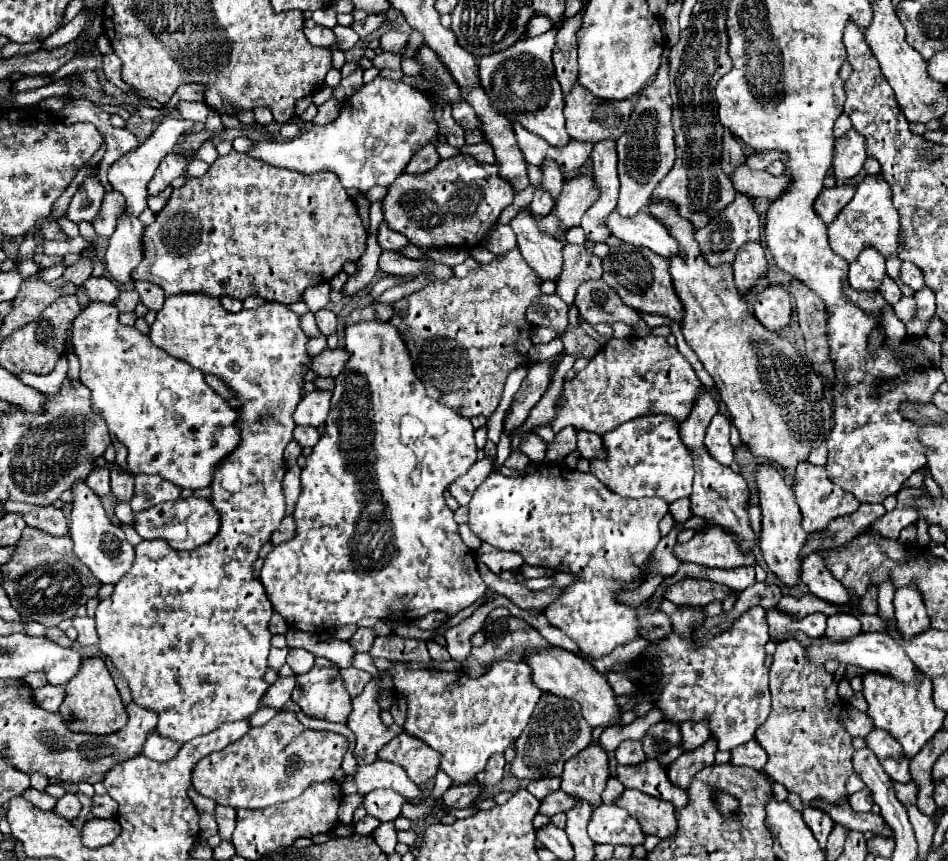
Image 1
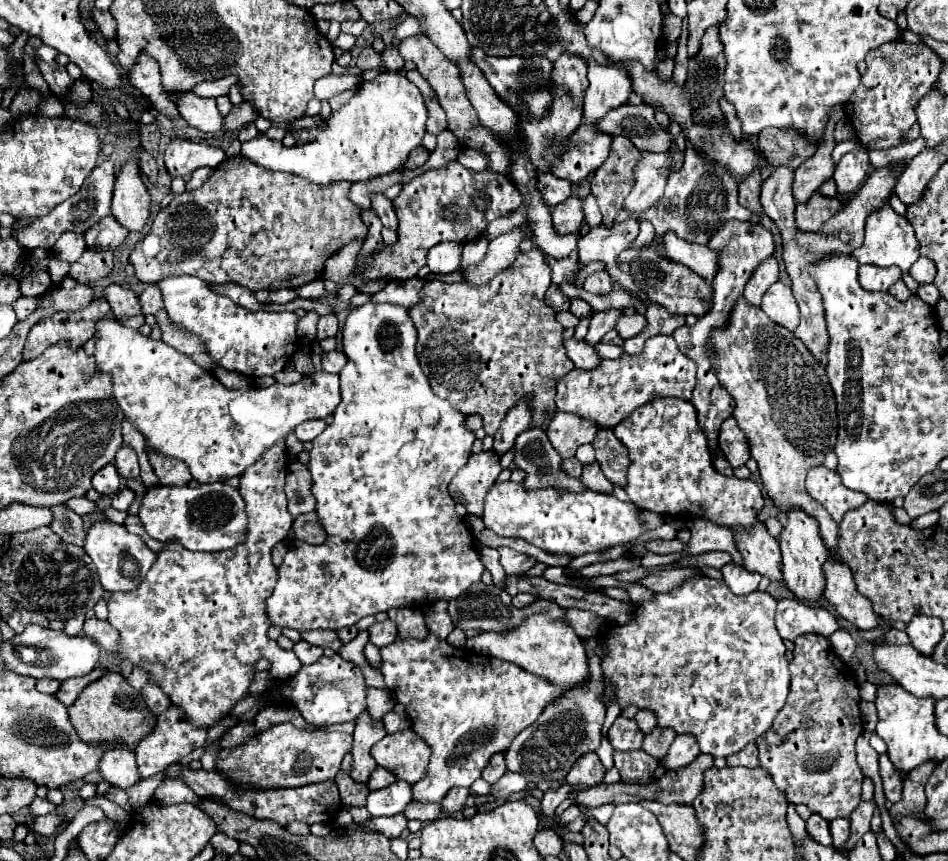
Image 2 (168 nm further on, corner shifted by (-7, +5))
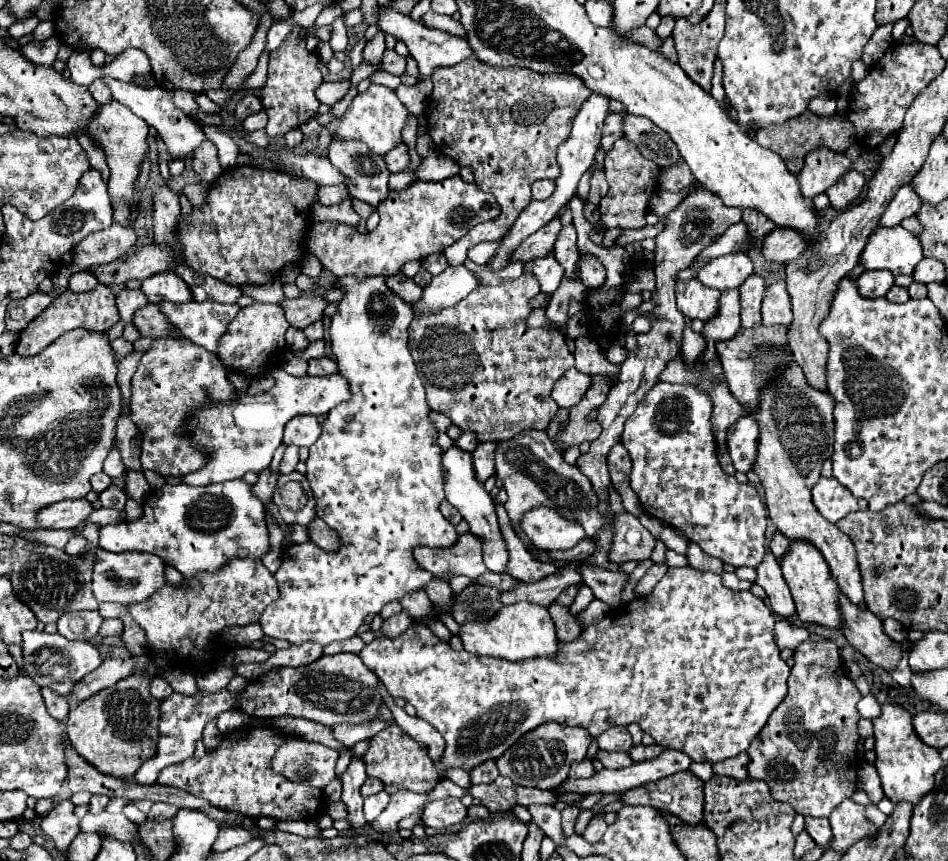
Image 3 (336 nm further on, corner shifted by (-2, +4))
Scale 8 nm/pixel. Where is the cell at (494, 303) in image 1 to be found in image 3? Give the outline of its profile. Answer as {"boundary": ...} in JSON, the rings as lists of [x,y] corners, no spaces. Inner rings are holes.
{"boundary":[[[523,273],[519,279],[511,279],[511,281],[503,281],[499,285],[483,285],[479,289],[475,289],[471,295],[467,295],[463,301],[459,301],[457,305],[453,307],[445,307],[441,311],[433,311],[431,315],[419,315],[411,321],[411,327],[409,327],[409,351],[413,355],[413,361],[415,361],[415,367],[417,367],[417,373],[423,381],[423,387],[427,391],[427,403],[431,405],[433,411],[437,413],[443,413],[447,415],[457,427],[461,427],[463,431],[473,431],[477,435],[479,441],[505,441],[505,439],[511,439],[515,437],[519,431],[523,429],[547,429],[549,423],[553,421],[553,417],[557,415],[559,407],[557,403],[551,399],[551,389],[555,385],[555,381],[567,371],[573,367],[573,353],[567,349],[565,345],[565,335],[563,331],[557,331],[557,329],[531,329],[527,325],[527,317],[531,315],[533,307],[531,307],[531,299],[539,293],[539,283],[535,279],[535,275],[531,273]]]}

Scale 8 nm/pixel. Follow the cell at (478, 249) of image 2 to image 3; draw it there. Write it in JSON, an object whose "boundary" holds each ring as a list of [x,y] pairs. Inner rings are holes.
{"boundary":[[[479,243],[479,245],[475,245],[475,247],[469,249],[469,259],[473,263],[479,263],[479,265],[487,263],[487,259],[491,255],[495,255],[495,245],[493,243]]]}

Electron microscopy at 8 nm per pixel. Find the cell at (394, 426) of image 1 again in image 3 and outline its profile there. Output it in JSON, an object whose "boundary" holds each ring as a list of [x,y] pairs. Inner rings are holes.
{"boundary":[[[341,279],[337,281],[337,287],[345,293],[341,303],[339,303],[339,311],[331,317],[331,351],[337,359],[337,365],[339,365],[339,373],[347,379],[349,383],[349,391],[351,391],[351,399],[337,405],[335,409],[329,411],[327,419],[323,421],[323,433],[321,437],[309,447],[309,459],[307,459],[307,479],[309,479],[309,485],[311,485],[311,491],[313,491],[313,497],[317,501],[317,517],[323,519],[331,529],[337,531],[339,535],[339,541],[341,541],[341,549],[339,551],[324,551],[312,542],[305,542],[302,544],[292,544],[285,547],[283,551],[283,561],[281,561],[281,567],[279,571],[275,573],[275,579],[279,583],[279,597],[269,605],[265,607],[261,619],[259,619],[259,625],[263,629],[263,633],[267,637],[277,637],[277,639],[287,639],[289,643],[297,645],[297,643],[305,643],[305,641],[315,641],[319,645],[329,645],[333,641],[343,641],[343,639],[349,639],[357,633],[359,625],[363,623],[363,619],[367,615],[377,615],[383,605],[387,605],[389,601],[399,601],[419,589],[423,589],[429,581],[433,579],[441,579],[441,581],[449,581],[447,577],[435,577],[431,575],[427,569],[423,569],[415,559],[413,559],[413,549],[415,547],[437,547],[437,549],[445,549],[445,547],[453,547],[459,539],[455,527],[441,515],[439,511],[439,505],[445,501],[445,493],[443,493],[443,449],[437,445],[437,429],[429,417],[431,413],[431,407],[425,399],[425,389],[423,389],[423,383],[415,371],[415,363],[411,359],[411,353],[409,353],[409,347],[407,347],[407,329],[409,329],[409,323],[413,321],[413,307],[403,303],[399,297],[393,295],[393,291],[385,285],[385,279],[363,279],[363,281],[357,281],[357,279]]]}

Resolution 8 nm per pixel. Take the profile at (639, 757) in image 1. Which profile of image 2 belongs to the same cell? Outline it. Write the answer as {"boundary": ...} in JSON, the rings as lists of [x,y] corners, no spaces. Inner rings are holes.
{"boundary":[[[618,716],[608,732],[608,740],[610,740],[612,748],[622,750],[622,752],[638,750],[642,746],[642,738],[644,738],[644,734],[640,732],[638,724],[624,716]]]}

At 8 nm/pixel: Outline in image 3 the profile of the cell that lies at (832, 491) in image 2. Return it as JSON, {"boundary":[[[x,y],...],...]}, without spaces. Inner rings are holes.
{"boundary":[[[821,477],[813,485],[811,495],[813,495],[813,505],[831,523],[837,523],[847,513],[867,509],[867,501],[851,495],[851,491],[847,491],[835,477]]]}

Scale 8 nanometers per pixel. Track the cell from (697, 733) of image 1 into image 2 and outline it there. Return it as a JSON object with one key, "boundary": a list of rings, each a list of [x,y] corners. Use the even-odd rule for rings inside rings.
{"boundary":[[[682,734],[682,736],[674,738],[668,754],[664,758],[660,758],[660,764],[666,770],[676,770],[676,768],[688,766],[698,754],[700,754],[700,750],[696,746],[696,740],[688,734]]]}

